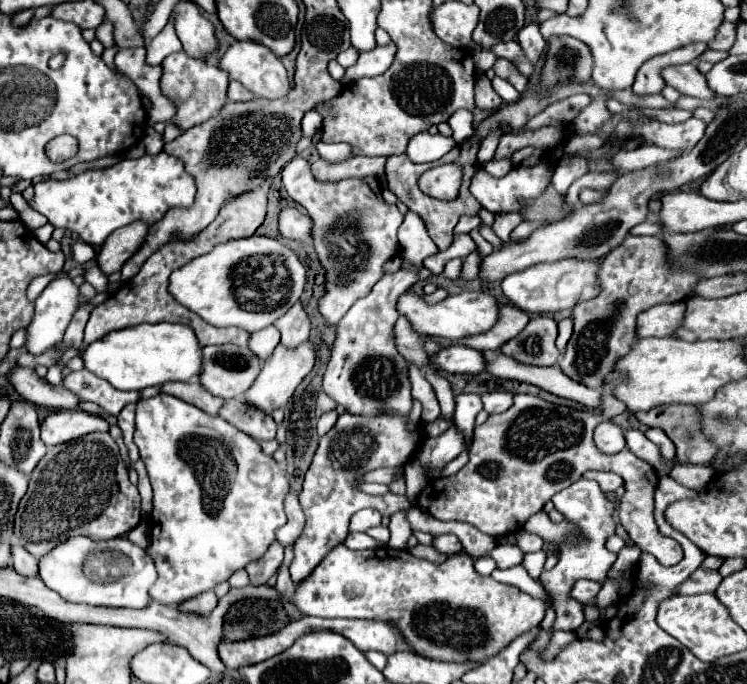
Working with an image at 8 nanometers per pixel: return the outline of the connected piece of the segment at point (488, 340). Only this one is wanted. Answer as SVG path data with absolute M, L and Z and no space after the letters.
M501 306L499 320L495 322L491 330L483 334L461 338L461 340L447 340L447 338L437 338L437 336L433 336L432 339L443 347L451 346L451 344L465 344L475 350L491 350L491 348L495 350L507 340L515 338L527 326L527 322L529 322L529 316L523 310L517 310L517 308L509 310L509 306Z

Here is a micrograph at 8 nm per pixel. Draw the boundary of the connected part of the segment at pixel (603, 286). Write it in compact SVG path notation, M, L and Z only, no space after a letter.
M627 236L623 240L623 244L617 246L613 250L613 254L607 254L607 258L599 266L599 274L597 274L599 294L587 302L577 302L573 308L573 336L567 344L561 364L559 364L563 374L567 374L569 378L573 378L589 388L601 388L607 374L611 372L613 362L617 358L621 358L623 354L627 354L627 350L631 350L633 342L637 340L637 332L635 332L637 314L641 314L643 310L649 310L657 304L663 304L663 302L685 300L687 294L691 294L695 282L699 282L699 278L695 278L695 274L683 274L681 270L671 270L667 266L667 250L659 236Z

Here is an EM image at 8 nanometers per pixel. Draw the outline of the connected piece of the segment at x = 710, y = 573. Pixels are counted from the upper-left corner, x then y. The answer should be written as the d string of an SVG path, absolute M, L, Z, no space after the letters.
M697 568L687 582L683 582L677 590L677 594L699 594L699 592L715 592L721 584L721 574L717 570L705 570Z

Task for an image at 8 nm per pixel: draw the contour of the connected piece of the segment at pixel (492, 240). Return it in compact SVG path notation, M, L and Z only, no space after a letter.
M479 226L479 232L481 232L481 236L483 236L495 250L499 250L499 248L503 246L503 240L501 240L489 226Z

